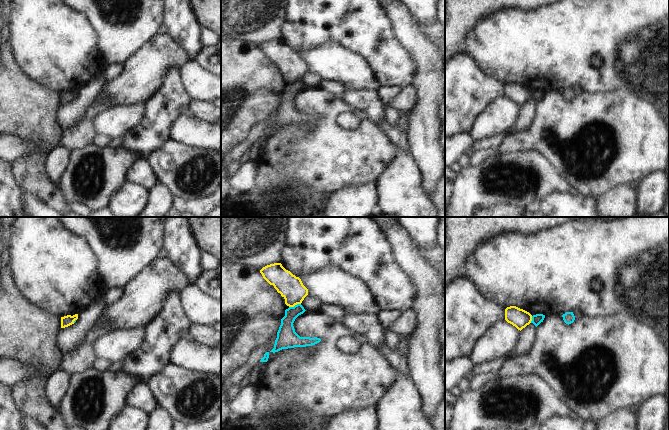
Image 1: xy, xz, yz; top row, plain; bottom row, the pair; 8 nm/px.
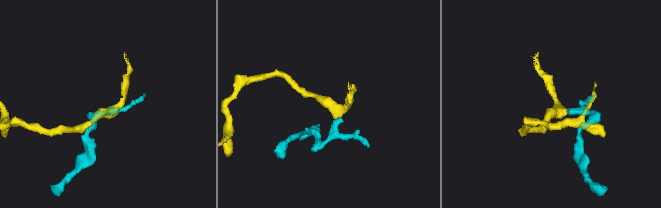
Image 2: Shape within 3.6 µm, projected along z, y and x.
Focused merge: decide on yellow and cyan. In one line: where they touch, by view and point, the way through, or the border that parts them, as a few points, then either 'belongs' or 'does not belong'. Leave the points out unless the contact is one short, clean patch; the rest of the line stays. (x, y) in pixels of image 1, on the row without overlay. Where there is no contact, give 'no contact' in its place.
contact xz (294, 81); border xz (300, 79), (289, 83); does not belong

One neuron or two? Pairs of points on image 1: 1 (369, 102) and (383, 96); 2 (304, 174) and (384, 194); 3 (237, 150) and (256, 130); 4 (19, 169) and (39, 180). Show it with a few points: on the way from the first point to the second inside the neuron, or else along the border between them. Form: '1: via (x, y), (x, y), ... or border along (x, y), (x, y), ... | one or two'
1: border along (376, 91), (376, 96), (384, 104) | two
2: border along (389, 162), (374, 181) | two
3: via (242, 146), (253, 135) | one
4: via (24, 170), (34, 178) | one

